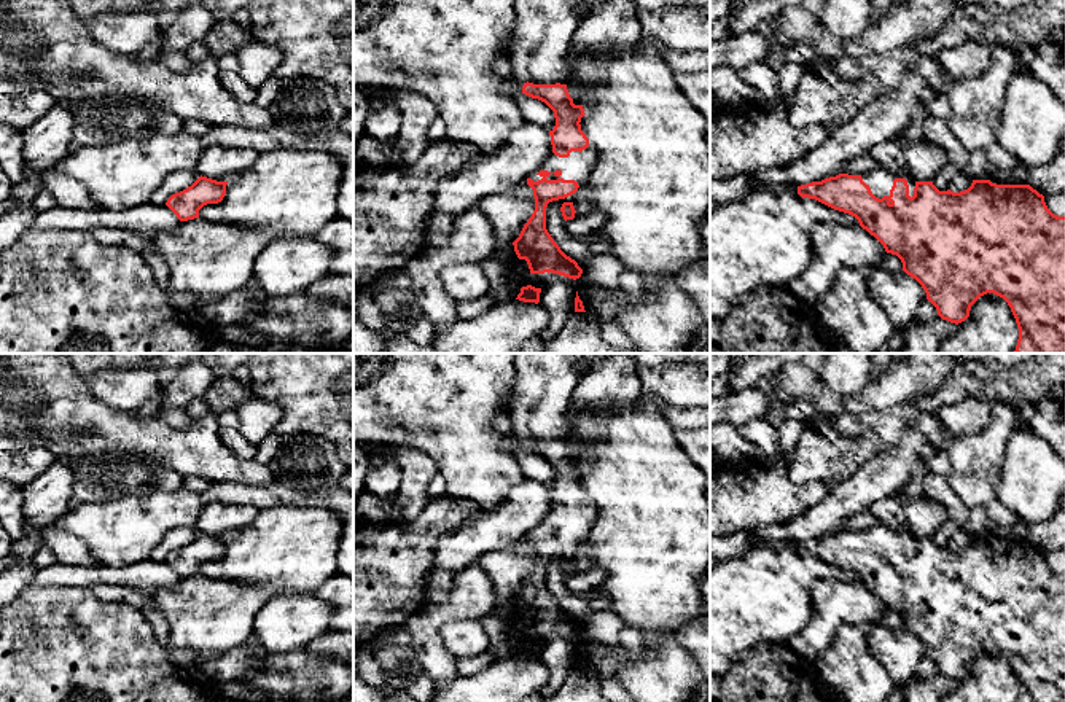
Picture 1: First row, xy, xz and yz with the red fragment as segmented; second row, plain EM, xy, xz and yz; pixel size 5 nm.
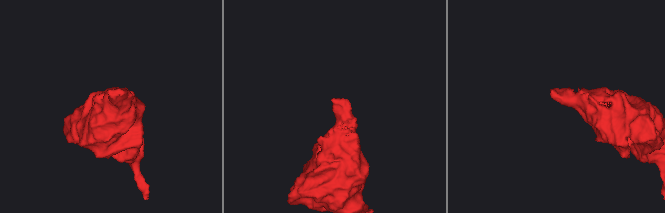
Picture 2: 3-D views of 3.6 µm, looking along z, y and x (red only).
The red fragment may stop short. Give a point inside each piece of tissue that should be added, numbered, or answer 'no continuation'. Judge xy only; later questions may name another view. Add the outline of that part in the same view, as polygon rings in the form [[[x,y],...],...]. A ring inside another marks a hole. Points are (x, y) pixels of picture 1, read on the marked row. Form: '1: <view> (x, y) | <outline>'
no continuation

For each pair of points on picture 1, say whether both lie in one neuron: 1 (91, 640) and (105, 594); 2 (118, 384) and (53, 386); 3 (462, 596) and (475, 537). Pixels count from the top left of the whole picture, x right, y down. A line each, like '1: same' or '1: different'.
1: different
2: different
3: different

